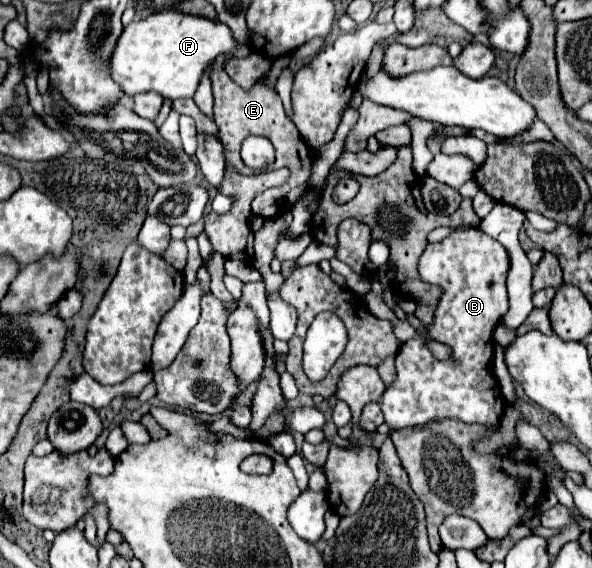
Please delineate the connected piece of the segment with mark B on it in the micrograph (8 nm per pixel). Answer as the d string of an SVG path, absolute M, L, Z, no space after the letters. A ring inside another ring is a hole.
M479 228L453 230L441 242L425 248L419 258L421 280L437 284L445 292L437 302L433 324L417 330L417 336L399 348L397 378L381 396L381 410L391 428L415 428L445 418L483 424L491 430L497 428L507 404L499 394L491 366L493 328L509 308L505 288L507 270L509 256L505 248ZM429 340L449 346L451 358L439 362L427 346Z

